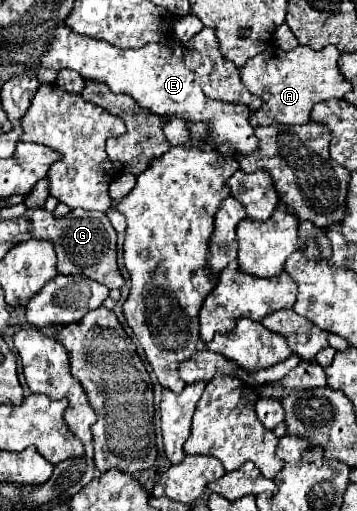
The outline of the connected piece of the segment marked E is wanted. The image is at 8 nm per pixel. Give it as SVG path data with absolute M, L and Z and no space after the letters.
M57 26L51 40L47 42L47 52L39 58L39 66L53 70L75 70L85 80L103 82L115 94L133 96L141 108L151 110L167 118L163 126L165 138L171 146L181 146L191 142L189 124L203 122L209 128L207 142L219 146L229 144L235 154L251 154L257 150L259 142L255 130L249 124L249 108L243 104L225 104L219 100L209 100L201 90L201 78L183 64L183 50L173 38L165 38L157 44L147 44L143 48L119 50L103 40L87 38L75 34L67 26Z

